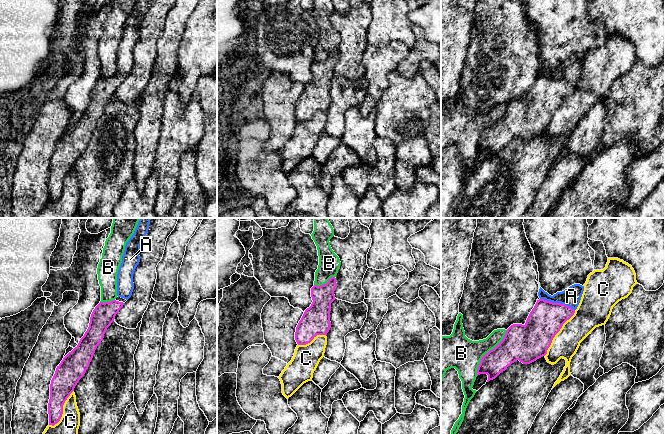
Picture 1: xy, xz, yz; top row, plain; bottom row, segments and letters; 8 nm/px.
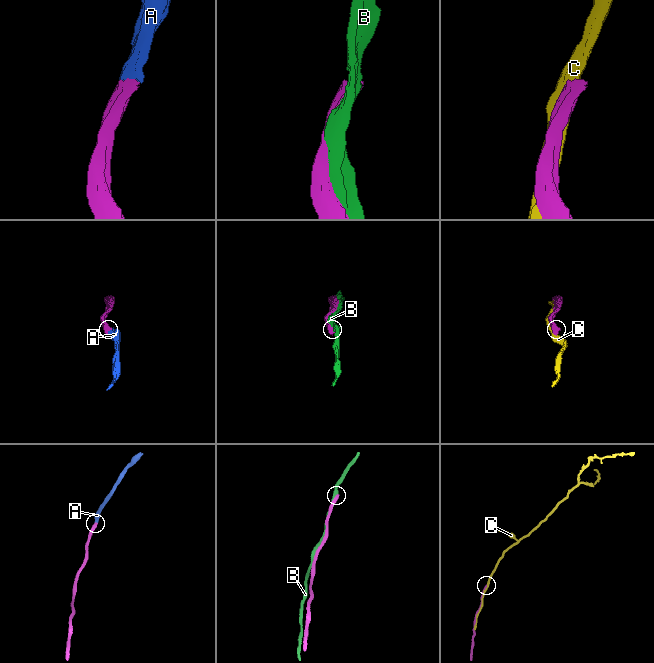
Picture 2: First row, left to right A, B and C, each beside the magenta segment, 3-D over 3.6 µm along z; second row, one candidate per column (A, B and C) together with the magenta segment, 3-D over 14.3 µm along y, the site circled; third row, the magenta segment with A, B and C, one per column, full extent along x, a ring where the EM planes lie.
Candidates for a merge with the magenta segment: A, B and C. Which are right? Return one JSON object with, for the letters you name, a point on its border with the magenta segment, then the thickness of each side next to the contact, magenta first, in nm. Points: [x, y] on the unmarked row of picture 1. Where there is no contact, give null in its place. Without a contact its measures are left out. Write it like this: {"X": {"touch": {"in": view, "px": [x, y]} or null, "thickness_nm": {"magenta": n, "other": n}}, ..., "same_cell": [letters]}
{"A": {"touch": {"in": "yz", "px": [557, 79]}, "thickness_nm": {"magenta": 280, "other": 150}}, "same_cell": ["A"]}

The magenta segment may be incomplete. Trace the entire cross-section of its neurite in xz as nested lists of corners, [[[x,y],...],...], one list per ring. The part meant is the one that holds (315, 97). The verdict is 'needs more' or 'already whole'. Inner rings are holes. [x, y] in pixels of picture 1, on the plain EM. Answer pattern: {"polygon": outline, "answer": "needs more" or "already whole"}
{"polygon": [[[331,53],[326,60],[311,64],[313,78],[296,103],[295,116],[298,121],[306,121],[317,111],[327,111],[329,108],[331,79],[336,75],[336,63],[336,54]]], "answer": "already whole"}

